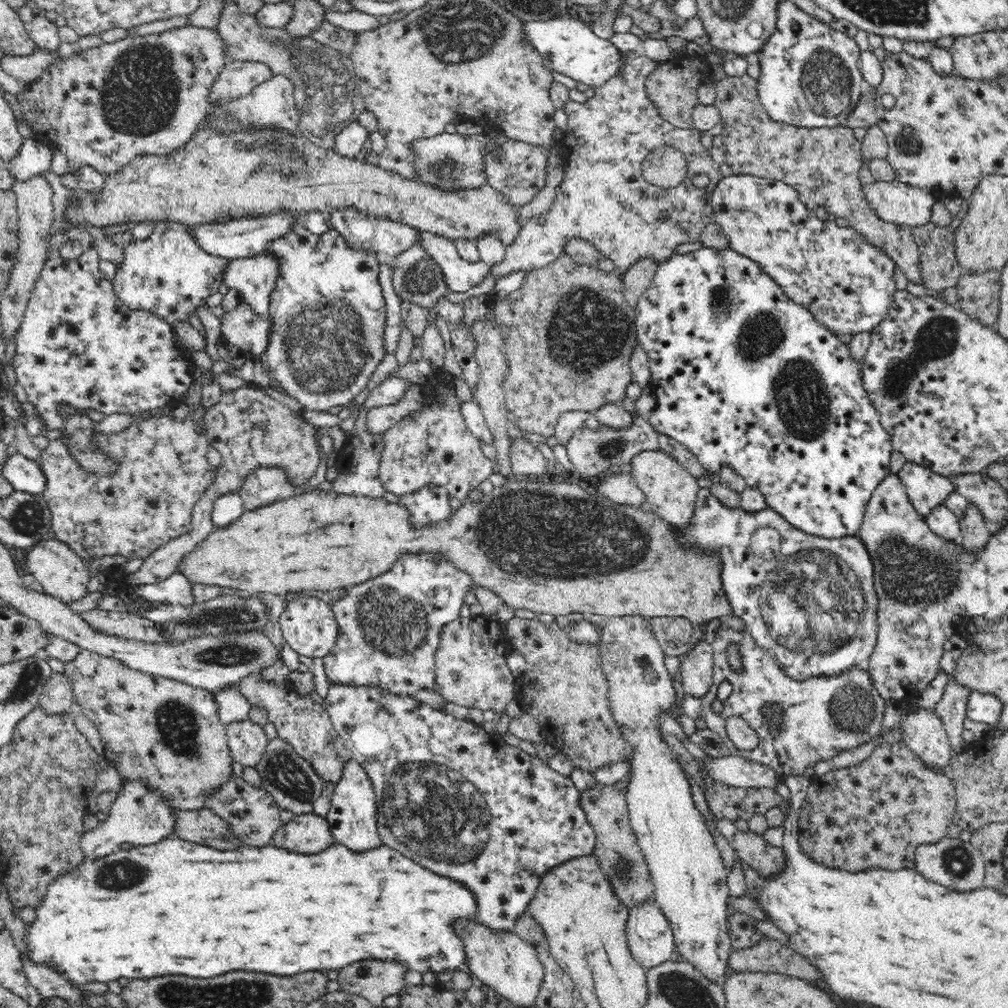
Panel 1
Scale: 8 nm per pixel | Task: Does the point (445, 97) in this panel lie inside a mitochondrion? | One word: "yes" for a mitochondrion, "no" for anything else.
no

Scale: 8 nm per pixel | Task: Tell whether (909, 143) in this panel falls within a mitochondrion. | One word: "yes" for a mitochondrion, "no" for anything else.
yes

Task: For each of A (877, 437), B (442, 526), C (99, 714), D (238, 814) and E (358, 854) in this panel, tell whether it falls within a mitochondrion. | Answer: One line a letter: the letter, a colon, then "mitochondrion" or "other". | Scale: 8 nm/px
A: other
B: other
C: other
D: other
E: other

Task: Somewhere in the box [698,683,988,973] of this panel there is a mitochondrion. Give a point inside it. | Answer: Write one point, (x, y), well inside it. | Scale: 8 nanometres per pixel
(957, 861)

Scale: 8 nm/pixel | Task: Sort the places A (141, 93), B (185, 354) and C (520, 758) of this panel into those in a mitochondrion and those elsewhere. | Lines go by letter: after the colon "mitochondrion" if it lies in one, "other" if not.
A: mitochondrion
B: other
C: other

